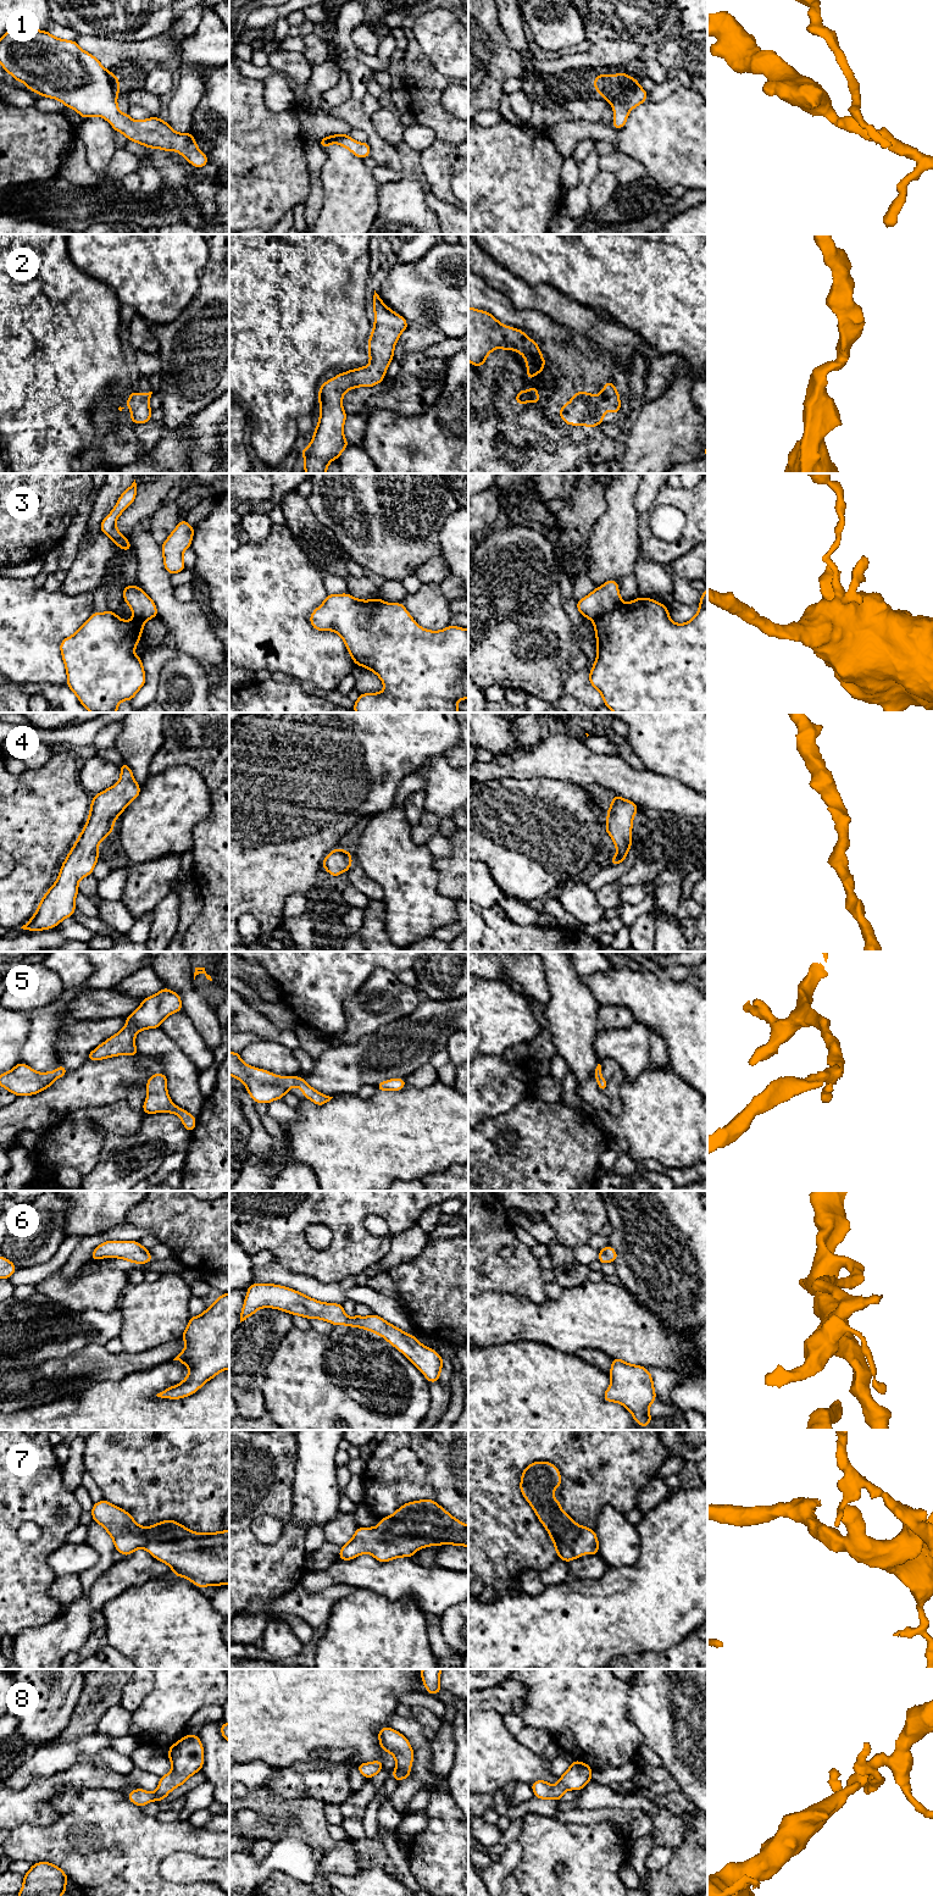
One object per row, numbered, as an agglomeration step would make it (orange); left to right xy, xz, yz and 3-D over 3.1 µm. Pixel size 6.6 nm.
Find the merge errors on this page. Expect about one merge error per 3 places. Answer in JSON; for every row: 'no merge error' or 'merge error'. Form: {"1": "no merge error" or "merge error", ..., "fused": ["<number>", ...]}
{"1": "no merge error", "2": "no merge error", "3": "merge error", "4": "no merge error", "5": "no merge error", "6": "no merge error", "7": "no merge error", "8": "no merge error", "fused": ["3"]}

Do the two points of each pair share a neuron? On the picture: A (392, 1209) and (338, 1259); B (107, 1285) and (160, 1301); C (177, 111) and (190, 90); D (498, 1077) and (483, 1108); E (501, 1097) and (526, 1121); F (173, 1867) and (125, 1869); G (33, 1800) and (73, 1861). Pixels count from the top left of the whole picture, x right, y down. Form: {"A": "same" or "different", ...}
{"A": "same", "B": "different", "C": "same", "D": "same", "E": "different", "F": "different", "G": "different"}

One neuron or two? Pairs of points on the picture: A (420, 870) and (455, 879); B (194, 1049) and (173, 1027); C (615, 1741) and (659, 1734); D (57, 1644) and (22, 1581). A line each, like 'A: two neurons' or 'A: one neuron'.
A: two neurons
B: one neuron
C: two neurons
D: two neurons

